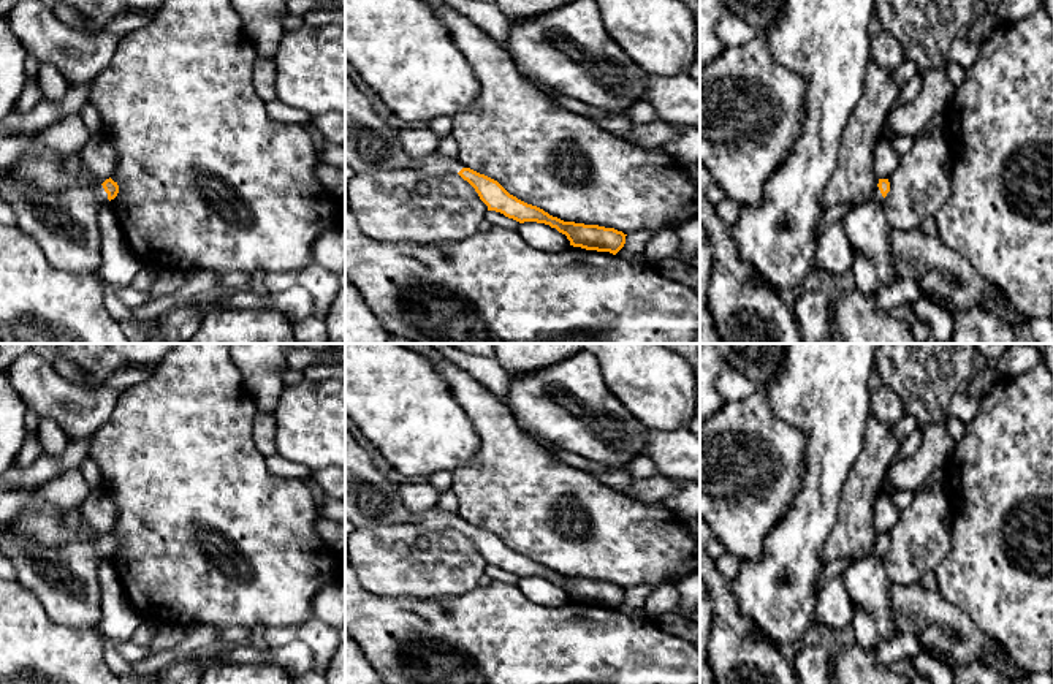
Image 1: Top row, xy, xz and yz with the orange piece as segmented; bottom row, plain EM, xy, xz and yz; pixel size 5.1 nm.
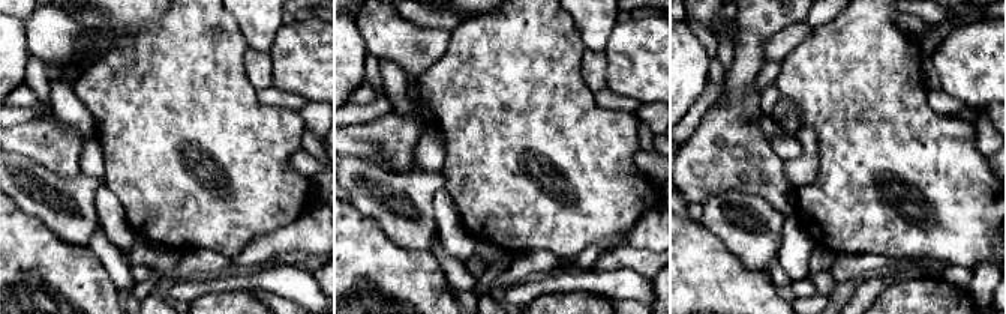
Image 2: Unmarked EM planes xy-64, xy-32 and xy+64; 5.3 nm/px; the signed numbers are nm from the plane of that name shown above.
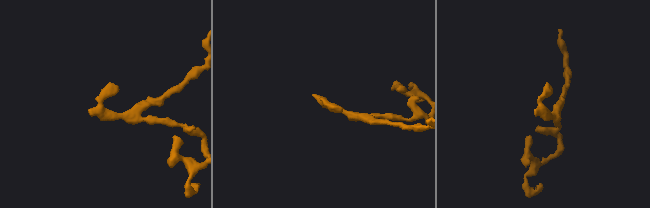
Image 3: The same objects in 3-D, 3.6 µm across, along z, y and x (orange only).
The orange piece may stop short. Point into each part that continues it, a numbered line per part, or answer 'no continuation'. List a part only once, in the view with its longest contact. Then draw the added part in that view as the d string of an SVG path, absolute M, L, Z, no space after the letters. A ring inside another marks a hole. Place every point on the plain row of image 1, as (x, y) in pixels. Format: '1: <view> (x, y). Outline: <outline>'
1: xy (65, 580). Outline: M0 526L0 549L13 564L17 583L41 602L55 624L98 627L103 616L98 565L109 556L103 540L24 549L22 538Z

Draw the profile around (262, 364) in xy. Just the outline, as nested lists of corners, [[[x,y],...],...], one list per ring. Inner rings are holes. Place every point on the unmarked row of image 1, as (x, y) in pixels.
[[[231,344],[231,361],[258,412],[274,413],[285,390],[285,353],[291,347],[310,352],[337,350],[345,344]]]

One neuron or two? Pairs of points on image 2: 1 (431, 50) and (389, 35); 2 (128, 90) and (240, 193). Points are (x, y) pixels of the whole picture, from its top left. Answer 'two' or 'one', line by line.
1: one
2: one

